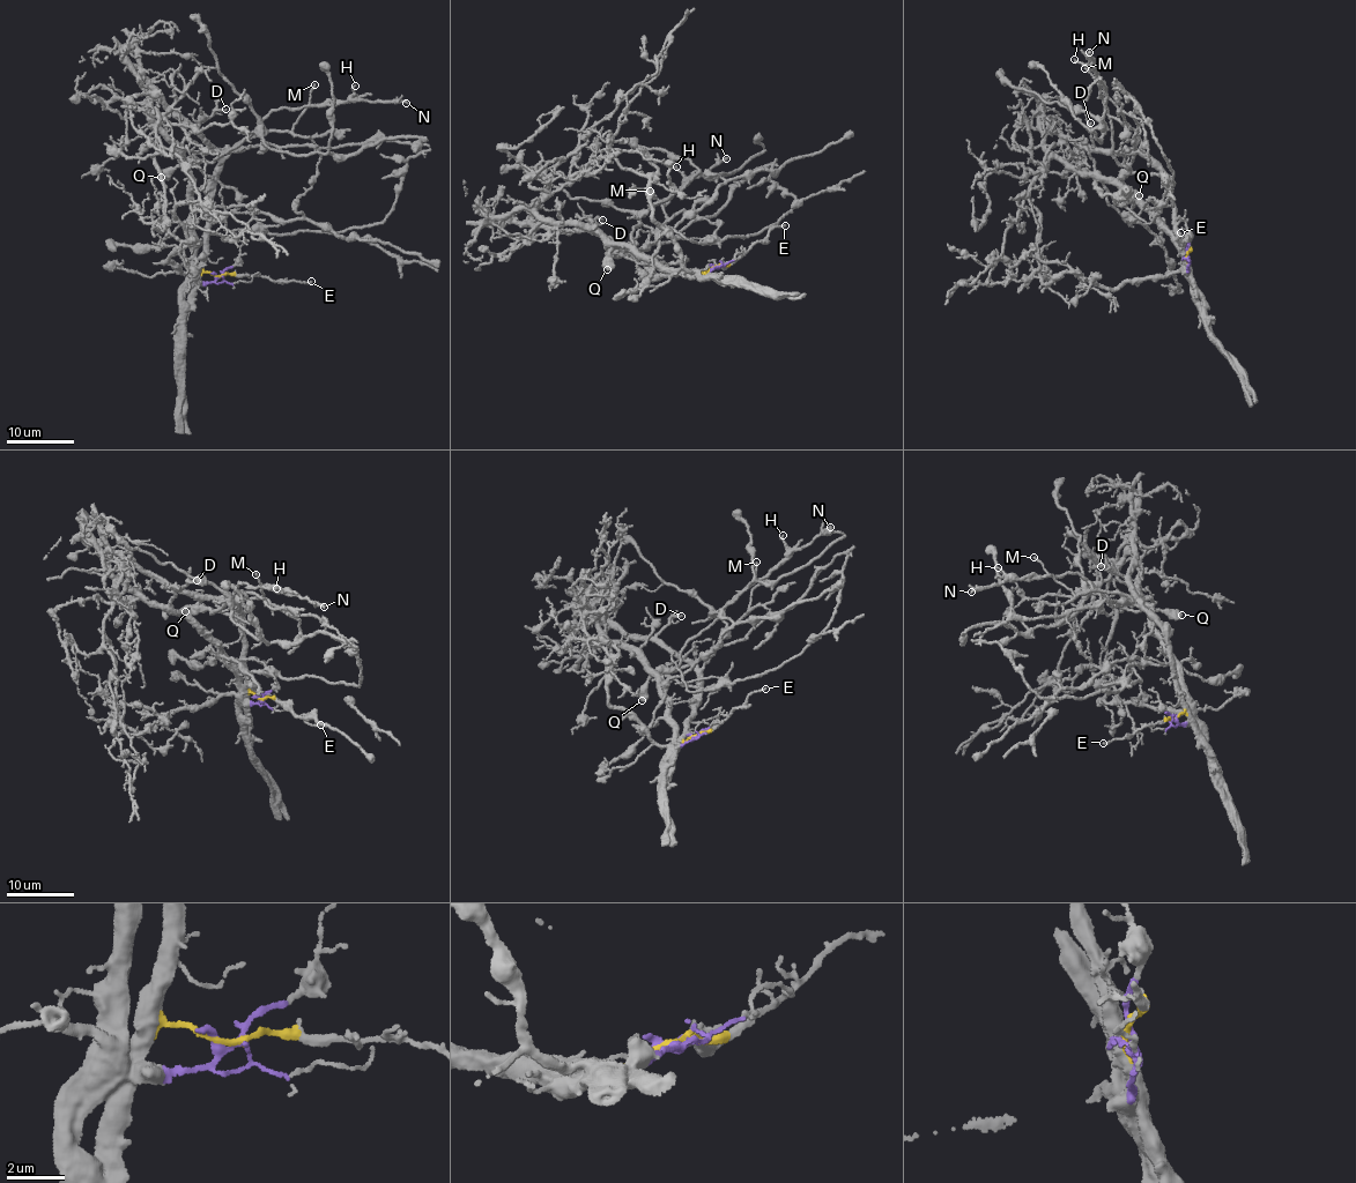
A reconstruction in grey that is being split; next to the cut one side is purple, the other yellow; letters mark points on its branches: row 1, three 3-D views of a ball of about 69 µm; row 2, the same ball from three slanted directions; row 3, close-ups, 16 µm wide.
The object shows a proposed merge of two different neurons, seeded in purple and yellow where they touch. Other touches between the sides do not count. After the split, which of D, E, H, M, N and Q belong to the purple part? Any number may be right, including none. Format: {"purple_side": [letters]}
{"purple_side": []}

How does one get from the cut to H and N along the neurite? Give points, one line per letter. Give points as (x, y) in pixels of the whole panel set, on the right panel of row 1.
H: (1186, 258), (1170, 183), (1105, 95), (1094, 67), (1074, 59)
N: (1186, 258), (1170, 183), (1105, 95), (1091, 67), (1095, 62), (1089, 53)

